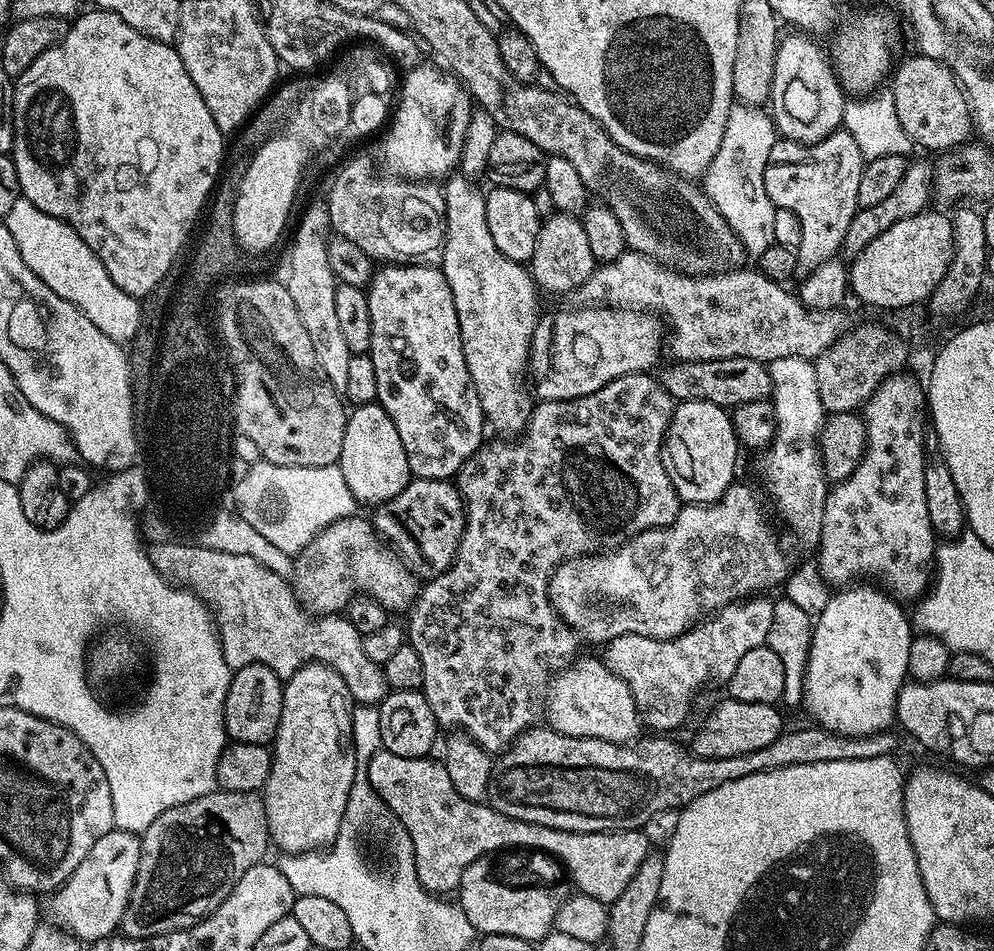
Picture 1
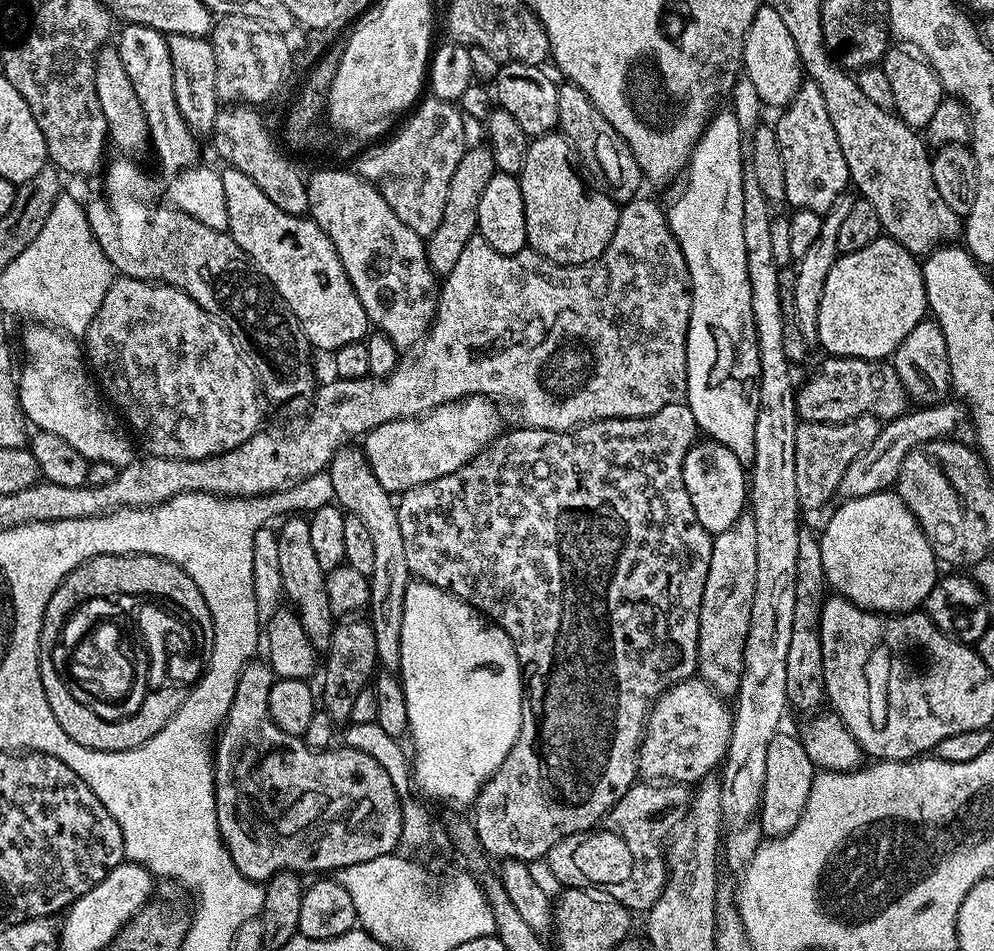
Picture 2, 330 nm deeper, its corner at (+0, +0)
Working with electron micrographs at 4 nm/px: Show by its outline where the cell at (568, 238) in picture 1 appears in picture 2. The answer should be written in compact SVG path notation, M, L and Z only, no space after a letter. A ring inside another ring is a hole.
M553 130L544 136L535 137L525 150L525 161L522 162L518 179L526 214L527 247L561 266L589 264L602 255L610 238L614 238L614 230L618 226L620 217L620 208L617 201L608 197L608 193L604 191L603 187L588 188L587 182L589 183L589 181L578 163L576 149L564 135Z

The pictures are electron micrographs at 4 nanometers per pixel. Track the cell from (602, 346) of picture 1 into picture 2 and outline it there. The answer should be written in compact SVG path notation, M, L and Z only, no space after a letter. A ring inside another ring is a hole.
M466 396L449 404L438 406L423 416L414 416L411 420L391 420L374 426L362 440L362 451L368 460L370 470L374 470L374 478L382 482L386 491L403 494L414 486L422 486L426 482L434 482L446 474L454 474L462 466L466 466L482 449L488 447L497 436L501 435L500 412L497 401L486 396Z

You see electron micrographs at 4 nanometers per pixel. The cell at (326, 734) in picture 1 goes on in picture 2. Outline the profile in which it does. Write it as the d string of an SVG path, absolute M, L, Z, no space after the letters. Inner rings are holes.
M292 514L288 521L276 532L278 542L278 566L282 570L282 586L284 595L290 601L297 618L301 620L302 628L309 636L310 642L316 650L327 649L334 617L330 610L330 598L326 598L325 572L318 566L318 558L314 555L314 546L310 539L308 516Z

